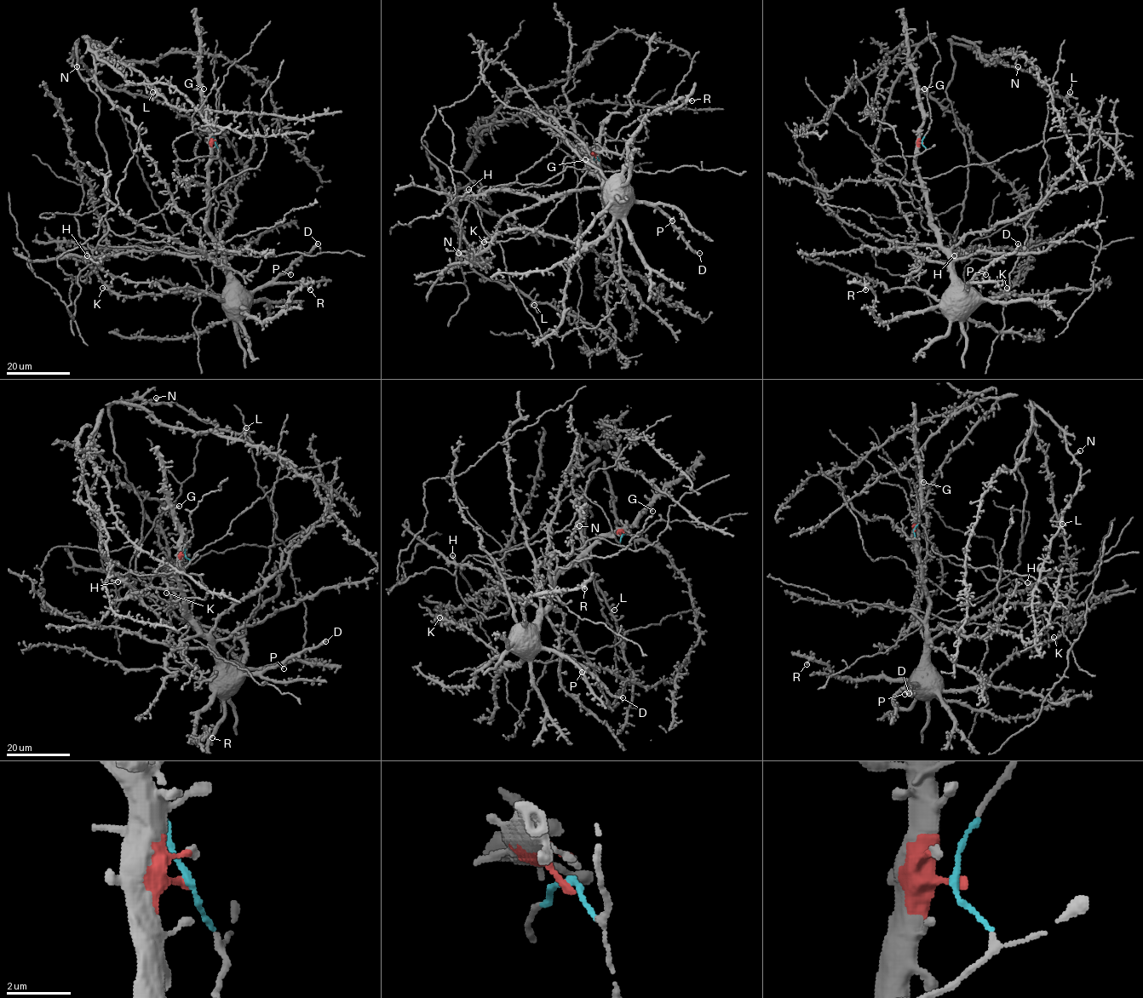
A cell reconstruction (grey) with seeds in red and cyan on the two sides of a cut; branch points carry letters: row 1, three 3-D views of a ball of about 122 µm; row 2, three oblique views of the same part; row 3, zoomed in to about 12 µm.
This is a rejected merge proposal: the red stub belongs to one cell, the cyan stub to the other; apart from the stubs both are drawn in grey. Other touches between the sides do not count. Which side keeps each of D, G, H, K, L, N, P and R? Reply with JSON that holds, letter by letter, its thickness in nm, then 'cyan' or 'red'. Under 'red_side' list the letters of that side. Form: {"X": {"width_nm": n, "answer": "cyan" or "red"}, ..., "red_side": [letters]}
{"D": {"width_nm": 280, "answer": "red"}, "G": {"width_nm": 300, "answer": "red"}, "H": {"width_nm": 400, "answer": "red"}, "K": {"width_nm": 300, "answer": "red"}, "L": {"width_nm": 200, "answer": "cyan"}, "N": {"width_nm": 500, "answer": "cyan"}, "P": {"width_nm": 420, "answer": "red"}, "R": {"width_nm": 360, "answer": "red"}, "red_side": ["D", "G", "H", "K", "P", "R"]}

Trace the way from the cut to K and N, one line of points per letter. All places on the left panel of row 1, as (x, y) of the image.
K: (215, 142), (211, 144), (207, 233), (226, 265), (232, 300), (186, 291), (118, 295), (102, 288)
N: (215, 142), (215, 156), (178, 160), (158, 213), (115, 234), (99, 103), (75, 45), (77, 66)

